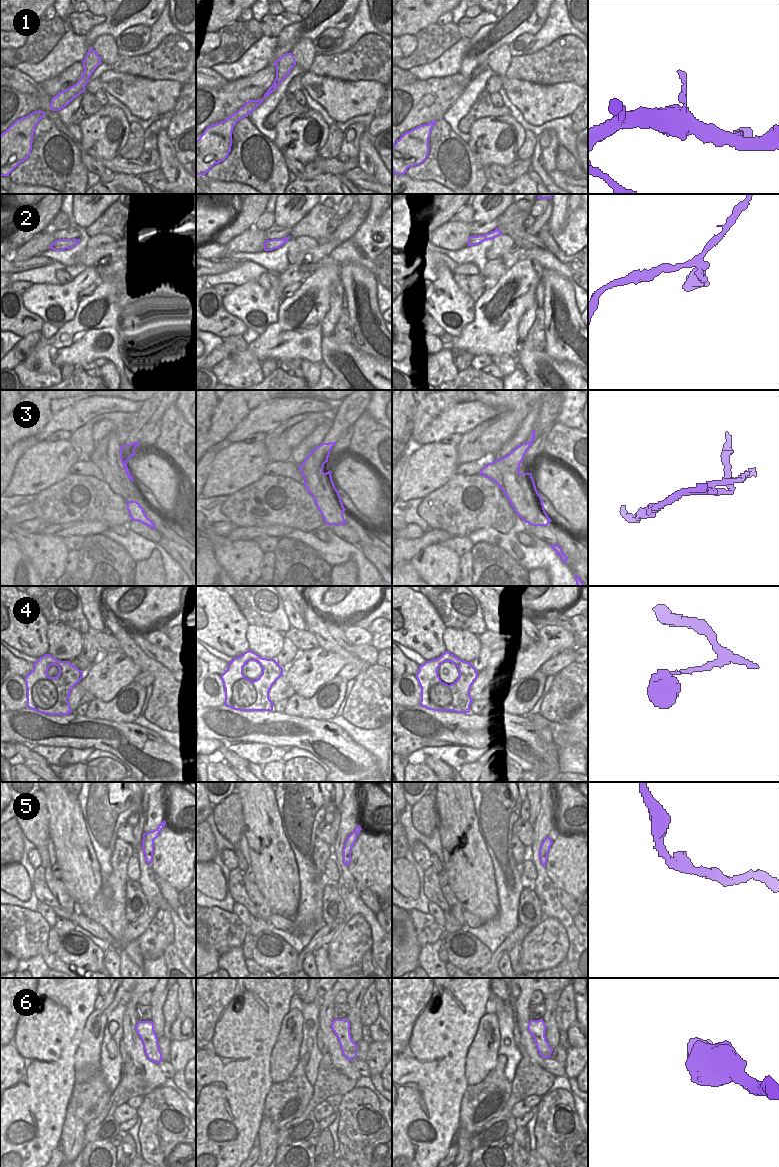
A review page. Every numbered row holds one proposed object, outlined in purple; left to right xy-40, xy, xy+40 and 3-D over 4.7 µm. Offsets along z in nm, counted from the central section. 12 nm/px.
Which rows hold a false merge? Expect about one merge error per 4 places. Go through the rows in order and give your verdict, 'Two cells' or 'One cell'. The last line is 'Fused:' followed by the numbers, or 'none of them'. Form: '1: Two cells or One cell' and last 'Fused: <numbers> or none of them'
1: One cell
2: One cell
3: Two cells
4: One cell
5: One cell
6: One cell
Fused: 3

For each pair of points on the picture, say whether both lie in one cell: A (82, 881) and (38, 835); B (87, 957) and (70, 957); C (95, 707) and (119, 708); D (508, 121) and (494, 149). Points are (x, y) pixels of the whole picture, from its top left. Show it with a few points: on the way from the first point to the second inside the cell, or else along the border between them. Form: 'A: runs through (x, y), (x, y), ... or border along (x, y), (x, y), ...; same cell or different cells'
A: border along (49, 814), (50, 838); different cells
B: runs through (83, 957), (74, 957); same cell
C: runs through (101, 708), (113, 708); same cell
D: runs through (504, 128), (494, 142); same cell

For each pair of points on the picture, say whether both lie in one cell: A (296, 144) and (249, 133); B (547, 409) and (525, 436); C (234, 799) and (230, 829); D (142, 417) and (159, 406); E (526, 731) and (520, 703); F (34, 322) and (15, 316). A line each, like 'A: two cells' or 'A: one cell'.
A: two cells
B: one cell
C: one cell
D: one cell
E: two cells
F: one cell

